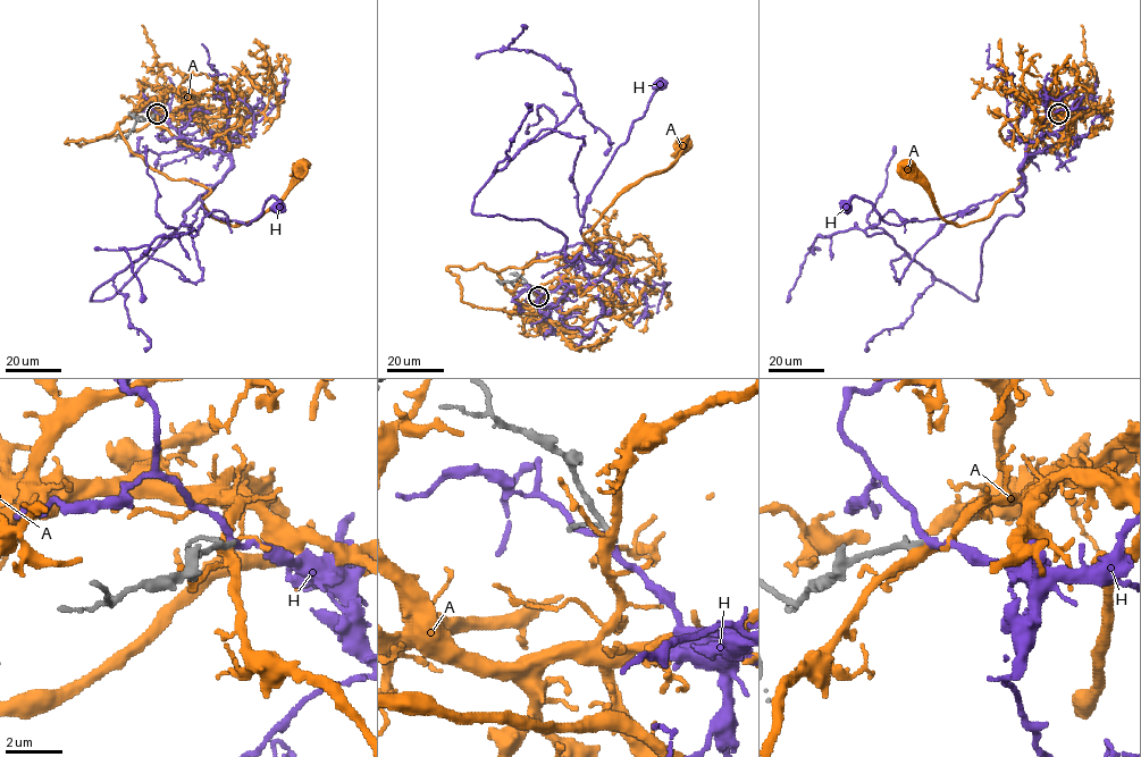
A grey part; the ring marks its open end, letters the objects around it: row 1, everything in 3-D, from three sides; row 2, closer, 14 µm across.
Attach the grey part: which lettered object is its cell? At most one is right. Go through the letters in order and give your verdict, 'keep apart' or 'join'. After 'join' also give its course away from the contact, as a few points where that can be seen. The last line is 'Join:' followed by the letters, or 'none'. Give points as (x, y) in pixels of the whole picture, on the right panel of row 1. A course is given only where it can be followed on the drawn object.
A: keep apart
H: keep apart
Join: none

